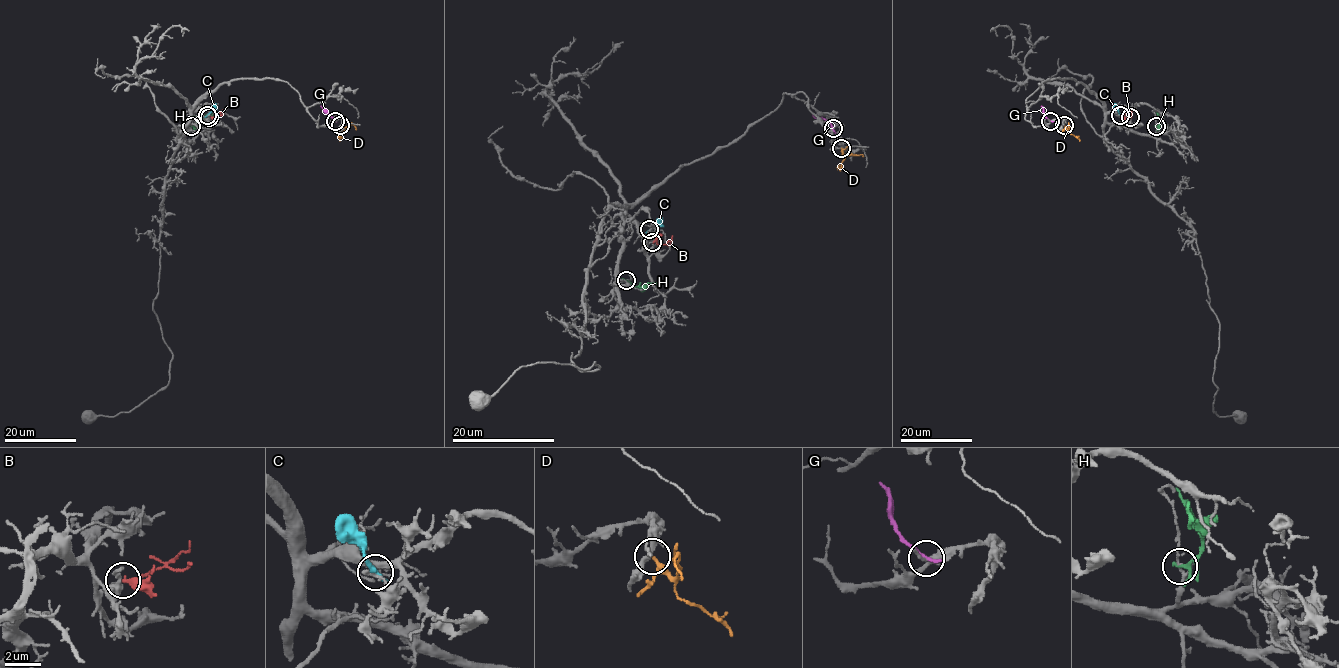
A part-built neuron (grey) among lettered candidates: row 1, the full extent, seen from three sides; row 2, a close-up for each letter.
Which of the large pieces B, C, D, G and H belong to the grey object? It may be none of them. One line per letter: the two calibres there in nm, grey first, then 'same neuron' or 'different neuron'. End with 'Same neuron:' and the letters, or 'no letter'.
B: 180/260 nm | same neuron
C: 200/300 nm | different neuron
D: 320/200 nm | different neuron
G: 240/280 nm | different neuron
H: 110/130 nm | different neuron
Same neuron: B

